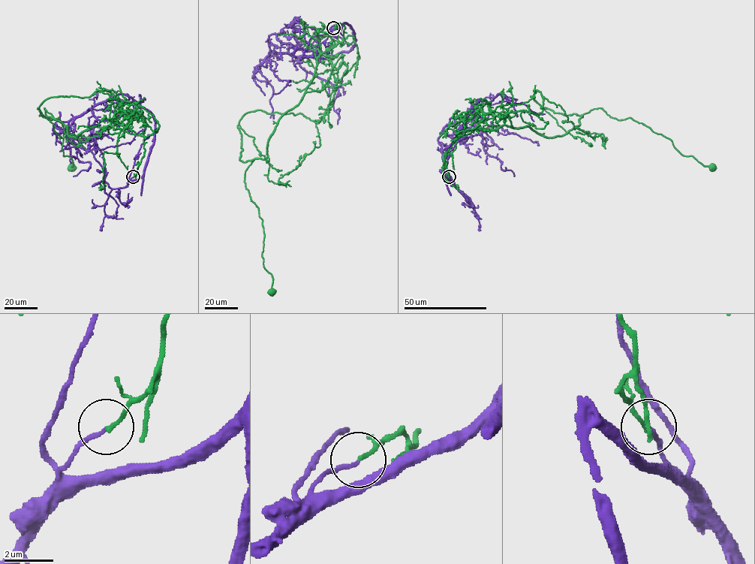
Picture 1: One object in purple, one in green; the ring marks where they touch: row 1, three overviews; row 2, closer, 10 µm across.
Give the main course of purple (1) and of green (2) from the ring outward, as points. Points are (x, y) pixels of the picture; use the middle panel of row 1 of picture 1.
1: (333, 28), (311, 36), (295, 17), (297, 43), (266, 61), (281, 80), (290, 80), (273, 93)
2: (333, 28), (344, 25), (343, 40), (317, 58), (267, 156), (245, 173), (272, 291)

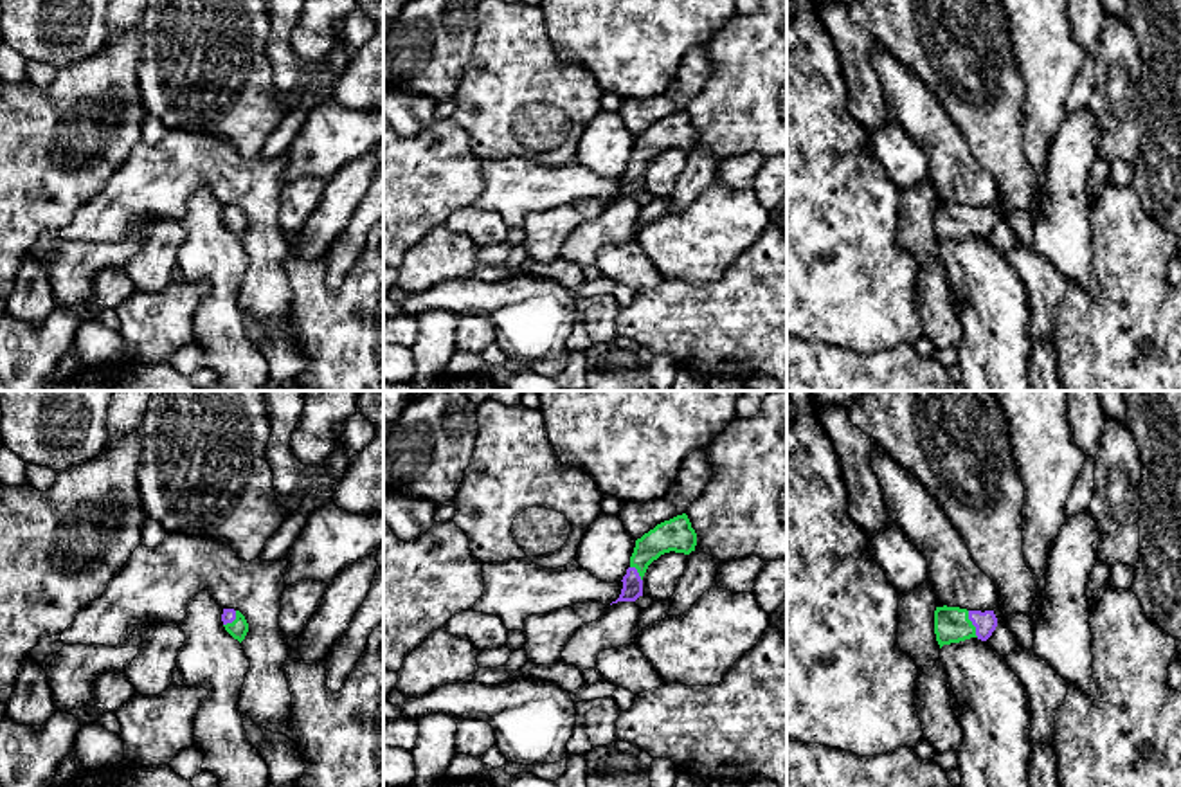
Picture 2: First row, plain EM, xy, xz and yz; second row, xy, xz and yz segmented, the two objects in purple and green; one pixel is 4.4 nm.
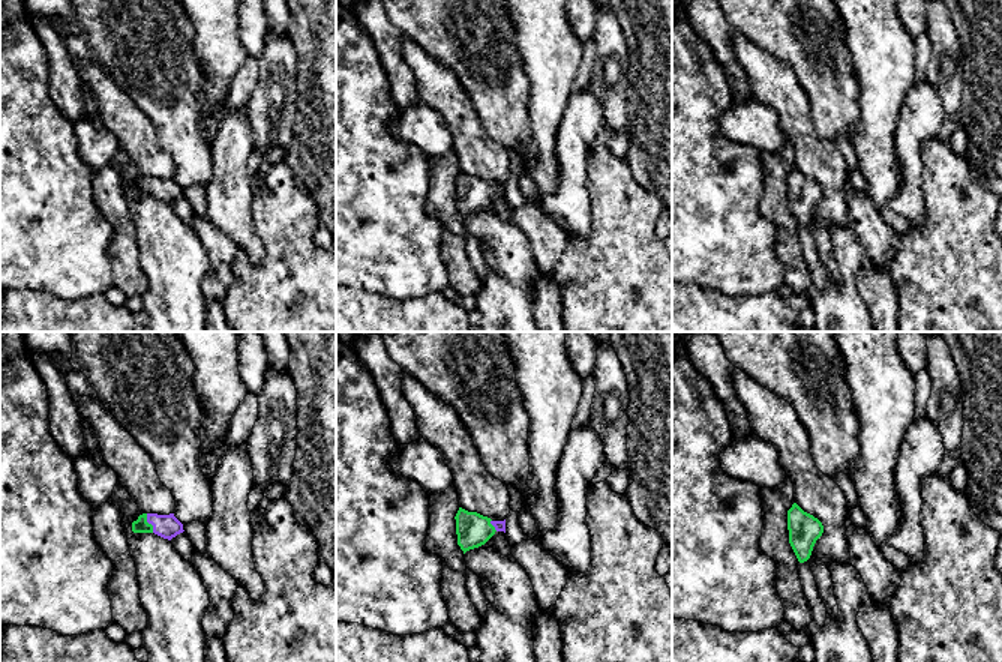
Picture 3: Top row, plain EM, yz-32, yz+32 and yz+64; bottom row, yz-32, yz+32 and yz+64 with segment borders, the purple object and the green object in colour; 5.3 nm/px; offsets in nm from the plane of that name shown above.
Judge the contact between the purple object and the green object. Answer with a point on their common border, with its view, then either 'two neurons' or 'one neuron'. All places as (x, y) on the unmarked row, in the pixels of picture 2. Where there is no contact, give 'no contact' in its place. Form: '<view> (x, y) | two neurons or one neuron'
yz (973, 220) | two neurons

